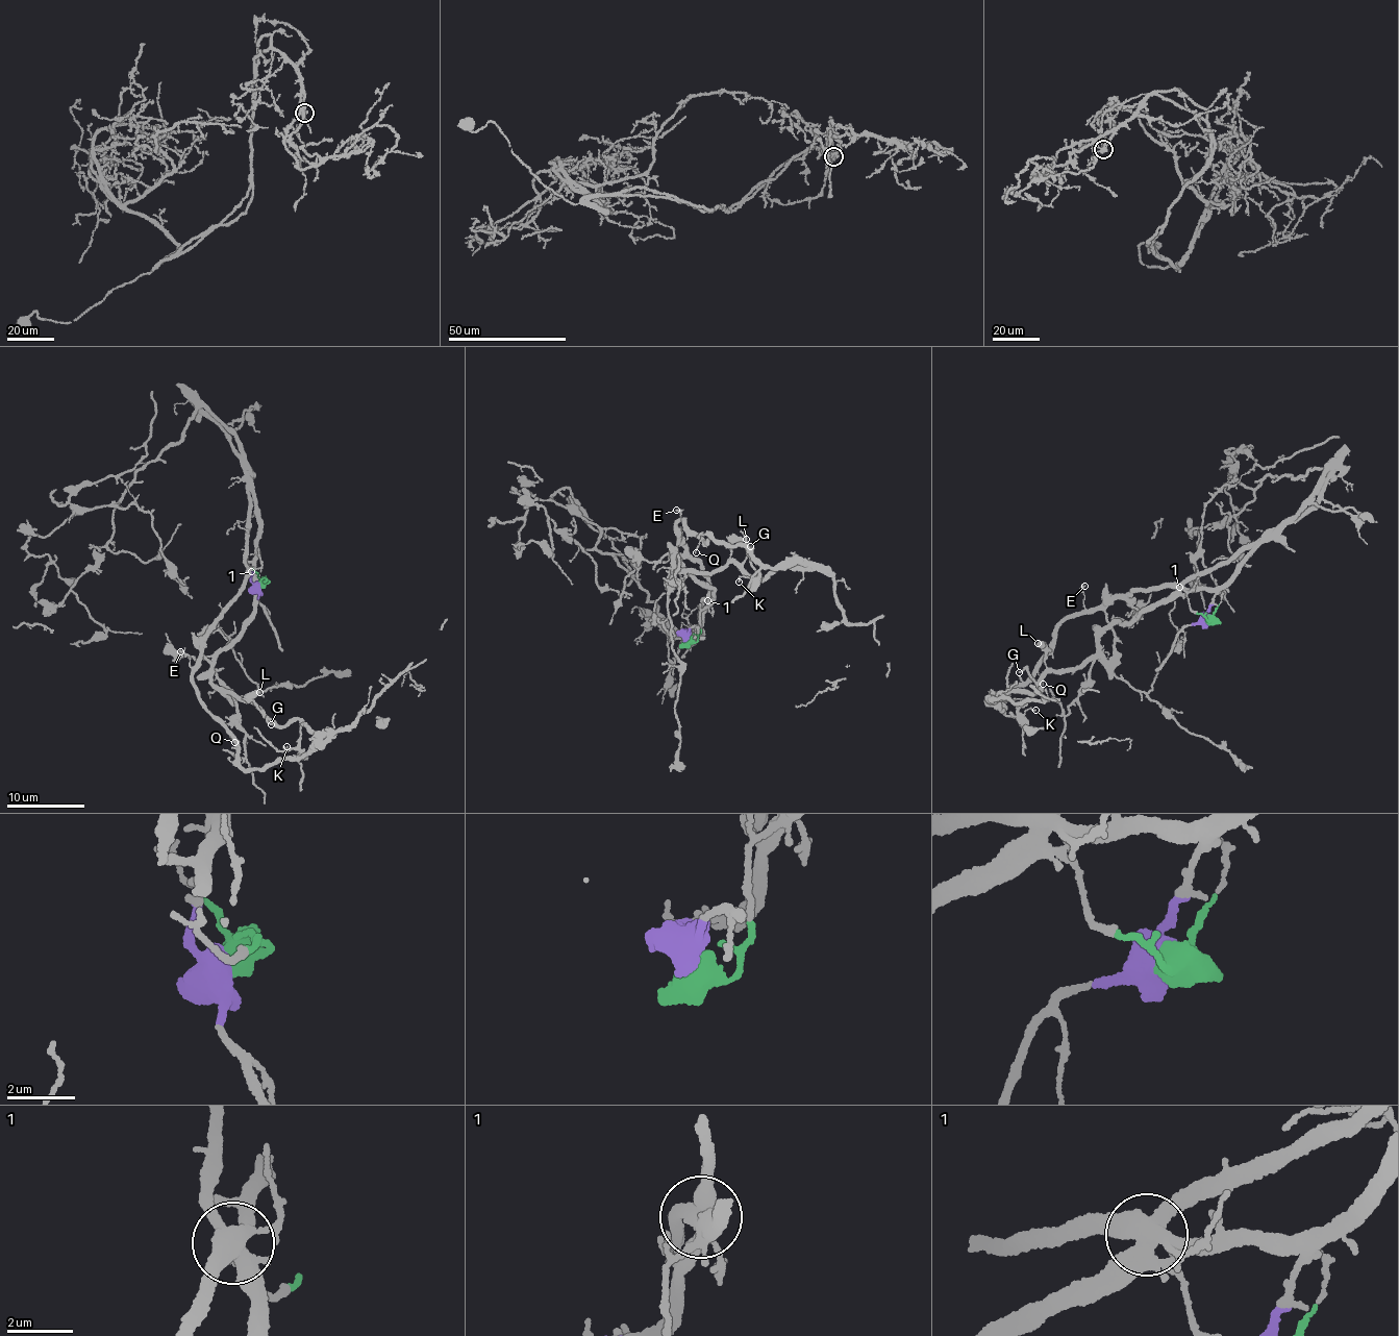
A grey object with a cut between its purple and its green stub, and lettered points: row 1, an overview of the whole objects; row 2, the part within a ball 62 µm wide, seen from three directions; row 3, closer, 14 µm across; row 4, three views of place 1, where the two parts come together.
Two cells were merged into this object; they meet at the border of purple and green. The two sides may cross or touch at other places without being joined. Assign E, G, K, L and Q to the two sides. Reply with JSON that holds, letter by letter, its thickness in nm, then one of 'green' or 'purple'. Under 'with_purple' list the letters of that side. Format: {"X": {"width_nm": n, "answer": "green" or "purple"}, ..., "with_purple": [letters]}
{"E": {"width_nm": 170, "answer": "purple"}, "G": {"width_nm": 120, "answer": "green"}, "K": {"width_nm": 130, "answer": "green"}, "L": {"width_nm": 380, "answer": "green"}, "Q": {"width_nm": 120, "answer": "purple"}, "with_purple": ["E", "Q"]}

